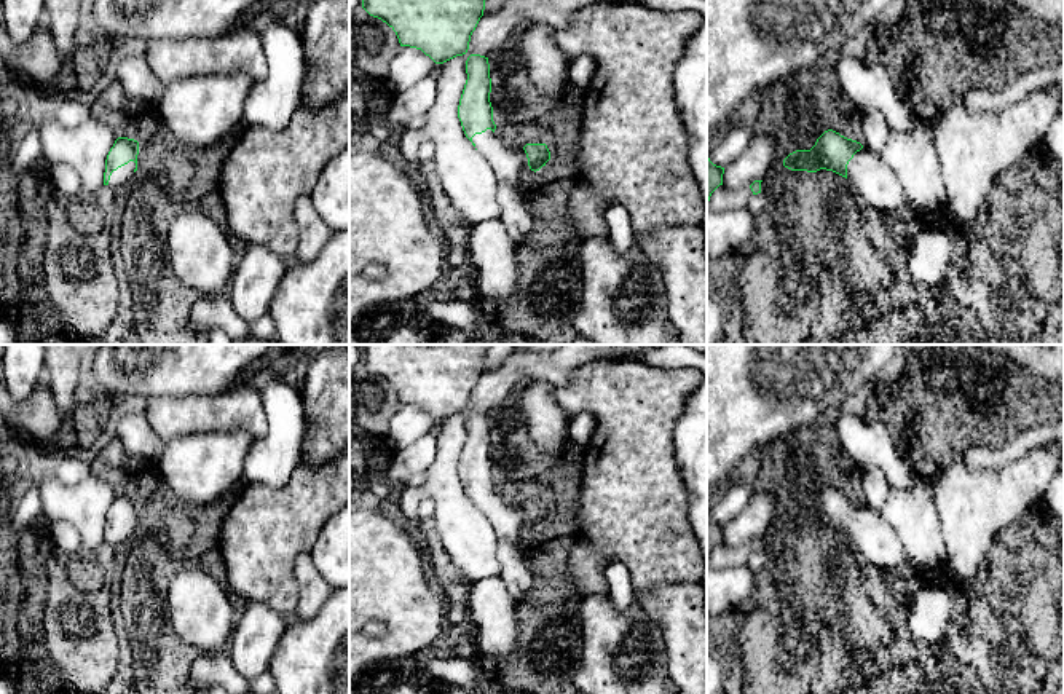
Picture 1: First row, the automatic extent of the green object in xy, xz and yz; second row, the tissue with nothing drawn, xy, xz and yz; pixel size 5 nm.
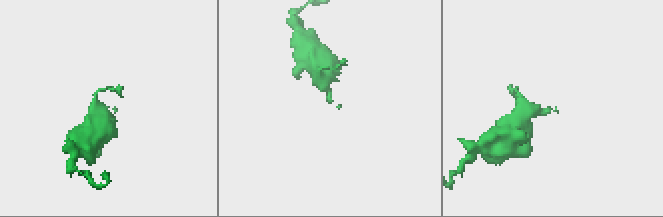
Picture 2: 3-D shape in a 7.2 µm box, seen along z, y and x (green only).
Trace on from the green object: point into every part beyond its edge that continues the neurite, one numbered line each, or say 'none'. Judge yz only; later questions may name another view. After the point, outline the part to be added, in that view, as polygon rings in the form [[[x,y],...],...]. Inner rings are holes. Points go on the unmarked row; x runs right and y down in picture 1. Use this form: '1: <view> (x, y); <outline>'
1: yz (866, 530); [[[863,503],[847,522],[847,538],[869,563],[882,570],[912,563],[911,554],[879,511]]]

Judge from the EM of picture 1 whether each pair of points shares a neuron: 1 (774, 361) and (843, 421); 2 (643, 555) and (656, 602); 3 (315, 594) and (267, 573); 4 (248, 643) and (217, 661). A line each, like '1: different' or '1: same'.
1: different
2: different
3: different
4: different

